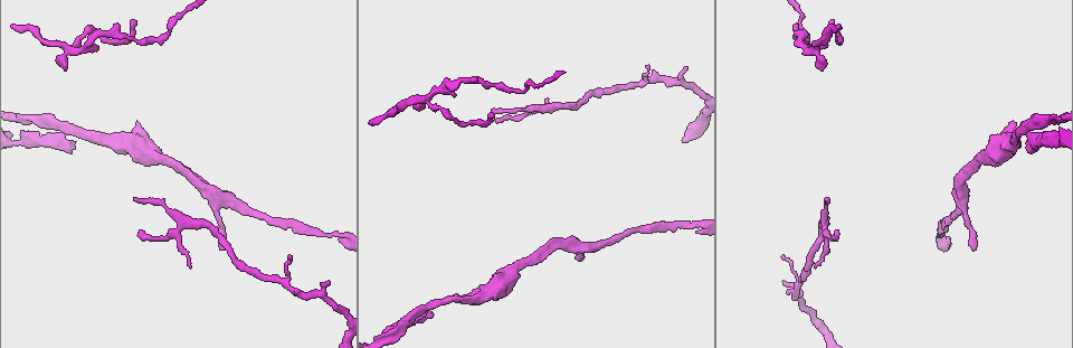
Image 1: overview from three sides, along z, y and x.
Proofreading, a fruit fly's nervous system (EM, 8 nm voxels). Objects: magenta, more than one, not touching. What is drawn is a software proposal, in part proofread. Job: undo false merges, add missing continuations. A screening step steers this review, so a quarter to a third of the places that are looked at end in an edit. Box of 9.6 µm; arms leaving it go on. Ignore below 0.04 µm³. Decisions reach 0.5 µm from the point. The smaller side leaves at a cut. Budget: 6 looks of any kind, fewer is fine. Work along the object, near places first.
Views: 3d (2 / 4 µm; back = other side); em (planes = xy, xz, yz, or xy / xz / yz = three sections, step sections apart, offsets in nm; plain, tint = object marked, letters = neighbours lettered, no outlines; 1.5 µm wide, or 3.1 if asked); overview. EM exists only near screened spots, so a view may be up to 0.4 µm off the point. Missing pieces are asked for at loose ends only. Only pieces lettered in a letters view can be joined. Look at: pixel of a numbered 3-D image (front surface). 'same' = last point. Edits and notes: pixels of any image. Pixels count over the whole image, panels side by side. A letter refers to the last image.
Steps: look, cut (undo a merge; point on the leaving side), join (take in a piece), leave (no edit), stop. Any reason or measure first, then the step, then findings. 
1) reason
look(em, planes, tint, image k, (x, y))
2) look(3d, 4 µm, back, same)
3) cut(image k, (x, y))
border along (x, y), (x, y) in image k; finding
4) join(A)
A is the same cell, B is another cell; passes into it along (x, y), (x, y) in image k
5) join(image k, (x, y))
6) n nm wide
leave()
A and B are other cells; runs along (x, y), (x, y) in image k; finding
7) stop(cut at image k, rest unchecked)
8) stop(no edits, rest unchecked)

thick end
look(3d, 2 µm, image 1, (1012, 121))

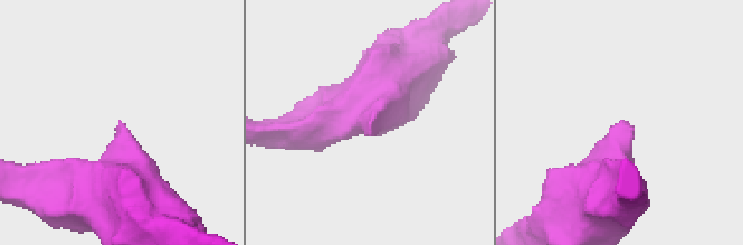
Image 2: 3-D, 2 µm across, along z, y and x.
look(em, planes, letters, image 2, (626, 124))

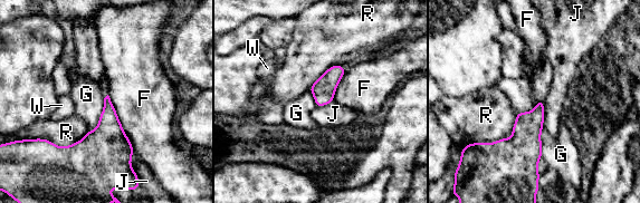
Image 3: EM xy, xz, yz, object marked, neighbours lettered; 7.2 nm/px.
leave()
F, G, J, R and W are other cells; border along (104, 98), (98, 124), (88, 132) in image 3; no lettered piece goes on from it

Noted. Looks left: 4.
free end
look(em, planes, letters, image 1, (421, 108))

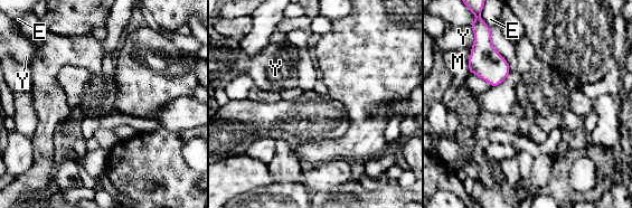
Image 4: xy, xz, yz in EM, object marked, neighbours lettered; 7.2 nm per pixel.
E touches over 220 nm
leave()
E, M and Y are other cells; border along (470, 25), (474, 37), (471, 48) in image 4; none of them fits

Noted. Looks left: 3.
tapers out
look(3d, 2 µm, image 1, (827, 198))

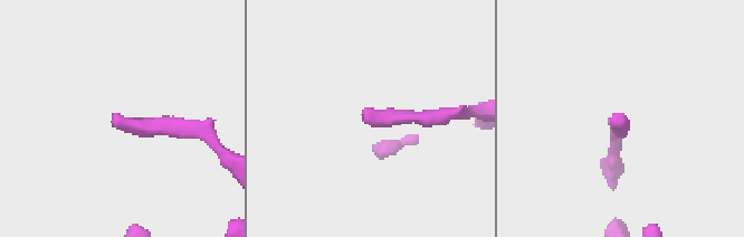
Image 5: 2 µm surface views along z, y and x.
look(em, planes, letters, image 5, (368, 121))

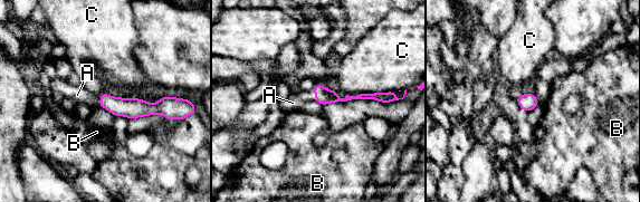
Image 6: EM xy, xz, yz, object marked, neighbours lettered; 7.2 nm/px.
join(A)
A is the same cell, B and C are other cells; passes into it along (323, 95), (315, 95), (293, 103) in image 6; it goes on there

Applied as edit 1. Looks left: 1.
stop(join at image 6, rest unchecked)

